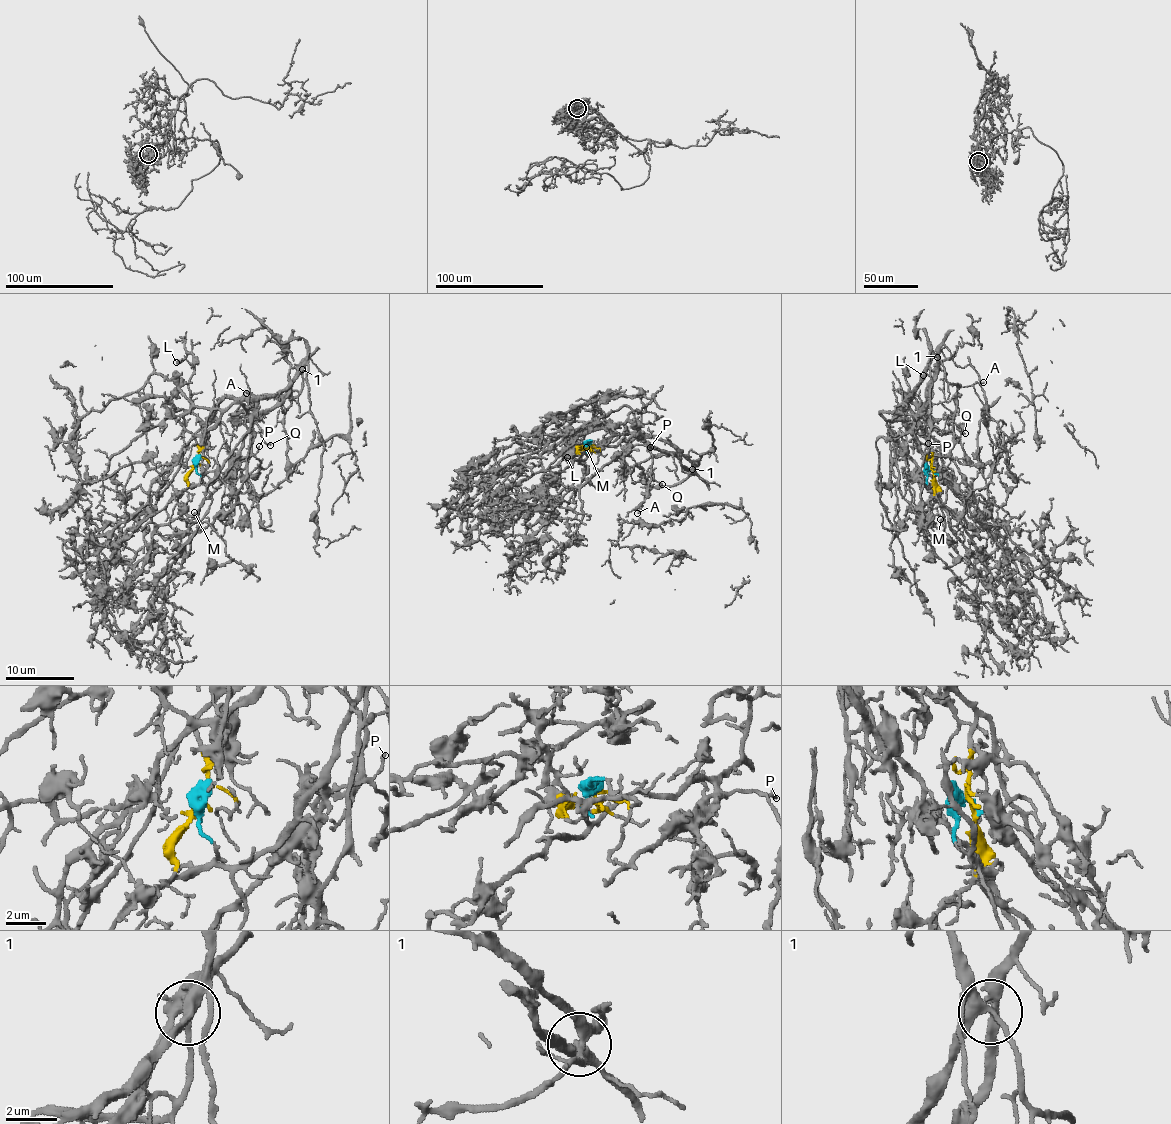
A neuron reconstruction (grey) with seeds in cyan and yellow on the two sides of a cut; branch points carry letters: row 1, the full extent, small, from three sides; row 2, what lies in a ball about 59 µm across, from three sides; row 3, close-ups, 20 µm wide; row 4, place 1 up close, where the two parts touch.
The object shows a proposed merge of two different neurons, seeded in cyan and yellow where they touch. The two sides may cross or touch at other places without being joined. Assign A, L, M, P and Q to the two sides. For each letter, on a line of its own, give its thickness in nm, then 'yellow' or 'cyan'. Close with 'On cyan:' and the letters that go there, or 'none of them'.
A: 110 nm | yellow
L: 140 nm | yellow
M: 140 nm | cyan
P: 150 nm | cyan
Q: 120 nm | yellow
On cyan: M, P

